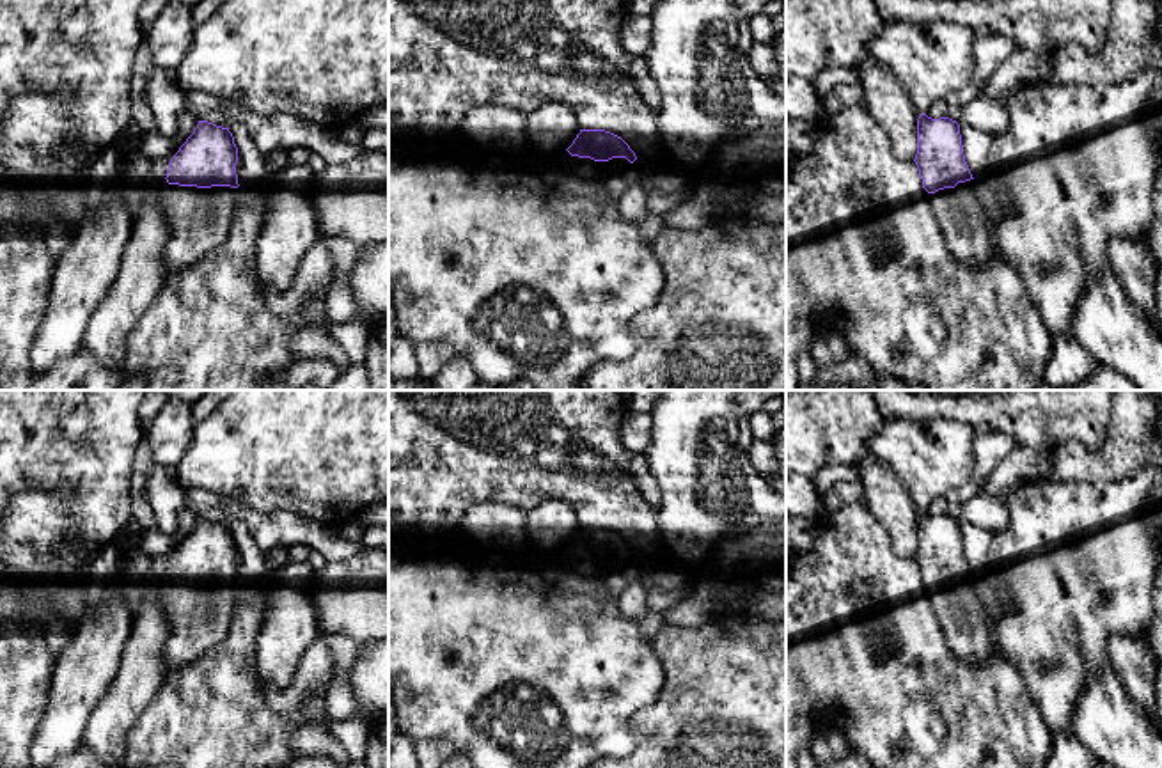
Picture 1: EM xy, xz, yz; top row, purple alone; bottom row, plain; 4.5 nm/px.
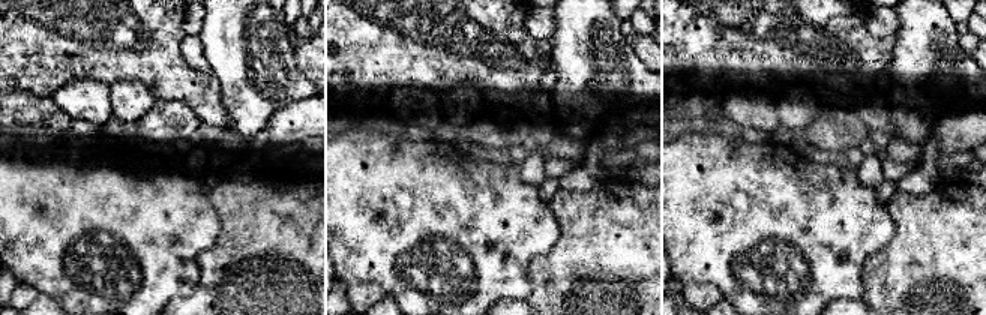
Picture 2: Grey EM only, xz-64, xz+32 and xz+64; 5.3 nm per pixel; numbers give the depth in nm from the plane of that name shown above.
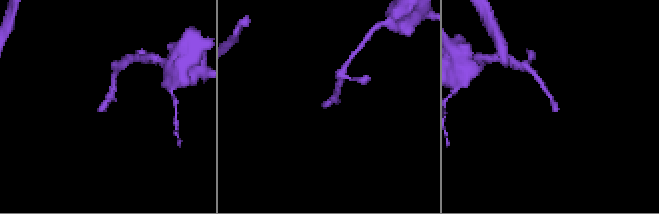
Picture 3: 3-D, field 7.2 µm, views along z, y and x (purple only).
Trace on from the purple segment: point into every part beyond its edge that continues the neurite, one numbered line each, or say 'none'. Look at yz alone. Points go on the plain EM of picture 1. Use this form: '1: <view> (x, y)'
1: yz (967, 628)

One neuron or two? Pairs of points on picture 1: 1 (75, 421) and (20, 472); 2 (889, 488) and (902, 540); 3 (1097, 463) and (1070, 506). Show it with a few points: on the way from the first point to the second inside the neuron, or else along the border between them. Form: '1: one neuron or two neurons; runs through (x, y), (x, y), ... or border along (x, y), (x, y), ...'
1: one neuron; runs through (61, 431), (34, 458)
2: one neuron; runs through (889, 501), (902, 527)
3: two neurons; border along (1045, 476), (1095, 485), (1127, 479)

